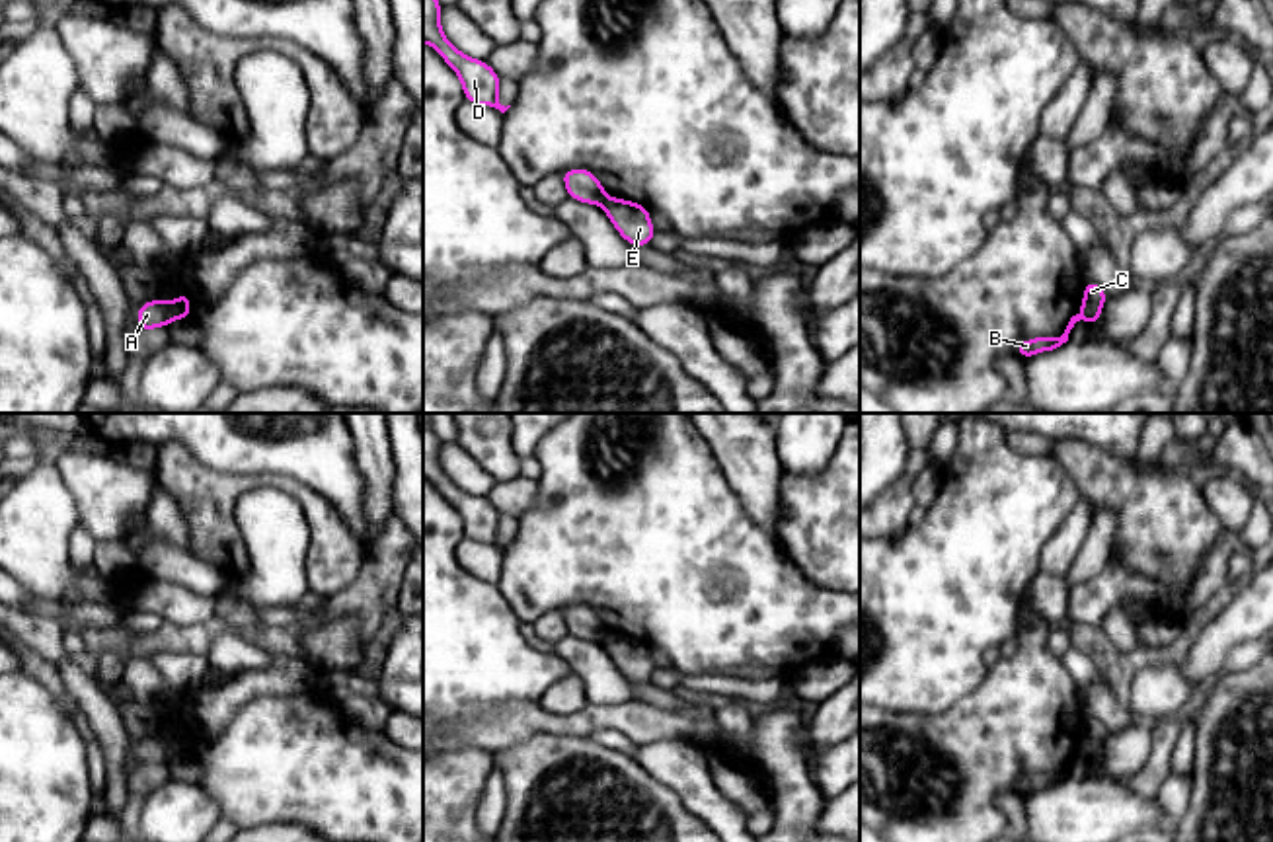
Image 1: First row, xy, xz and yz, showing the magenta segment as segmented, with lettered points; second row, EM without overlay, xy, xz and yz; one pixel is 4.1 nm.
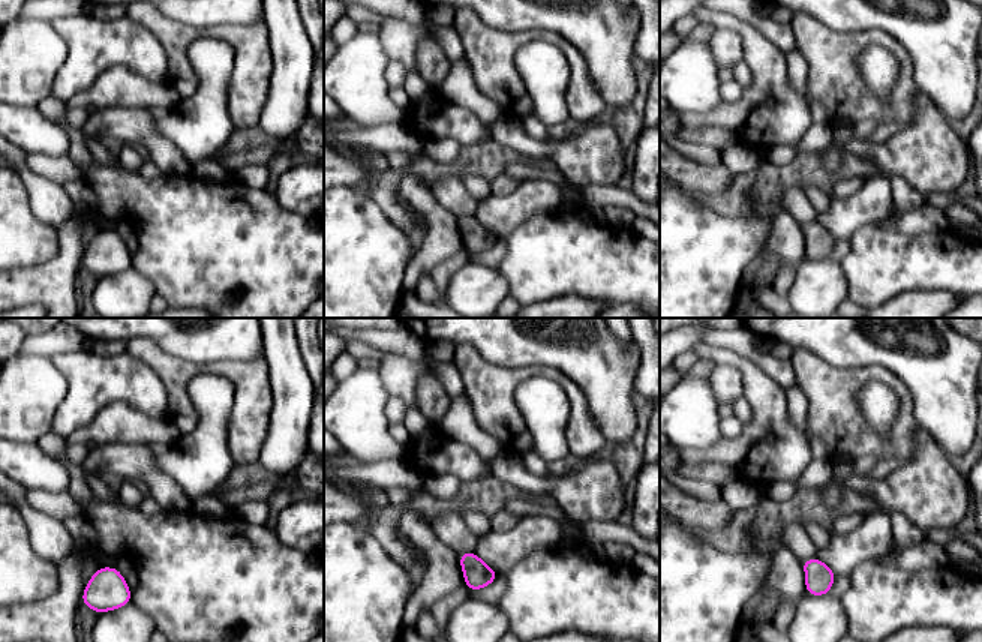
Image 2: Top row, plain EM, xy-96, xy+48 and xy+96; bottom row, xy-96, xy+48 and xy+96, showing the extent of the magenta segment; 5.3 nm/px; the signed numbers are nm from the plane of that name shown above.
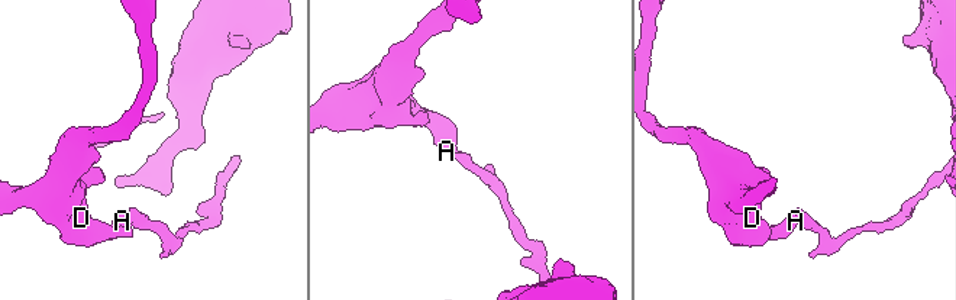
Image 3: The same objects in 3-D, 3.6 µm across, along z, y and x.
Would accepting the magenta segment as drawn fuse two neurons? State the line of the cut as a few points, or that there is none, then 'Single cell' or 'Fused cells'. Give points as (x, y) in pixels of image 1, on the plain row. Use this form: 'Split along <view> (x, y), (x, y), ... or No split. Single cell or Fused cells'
Split along xy (166, 741), (172, 755). Fused cells

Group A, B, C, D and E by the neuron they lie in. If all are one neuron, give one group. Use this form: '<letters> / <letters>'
A B D / C E

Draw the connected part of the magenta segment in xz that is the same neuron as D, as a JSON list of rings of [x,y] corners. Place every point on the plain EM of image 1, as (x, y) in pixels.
[[[423,413],[423,479],[431,481],[441,495],[458,511],[468,540],[495,544],[505,550],[511,542],[499,540],[501,513],[487,501],[460,489],[441,466],[443,440],[431,427],[429,413]]]

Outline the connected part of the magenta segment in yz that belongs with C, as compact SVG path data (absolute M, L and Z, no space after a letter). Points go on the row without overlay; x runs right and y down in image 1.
M1086 715L1084 737L1082 737L1082 743L1080 743L1082 756L1086 756L1094 764L1099 764L1099 752L1101 752L1101 745L1103 745L1107 733L1109 731L1103 727L1103 723L1099 723L1092 715Z

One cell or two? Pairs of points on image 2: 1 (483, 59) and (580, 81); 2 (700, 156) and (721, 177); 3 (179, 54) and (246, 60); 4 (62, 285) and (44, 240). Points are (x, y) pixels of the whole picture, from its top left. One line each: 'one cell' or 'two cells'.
1: one cell
2: two cells
3: one cell
4: two cells

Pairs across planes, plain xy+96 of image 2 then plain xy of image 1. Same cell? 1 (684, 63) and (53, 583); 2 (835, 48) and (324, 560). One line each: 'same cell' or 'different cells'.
1: same cell
2: same cell

